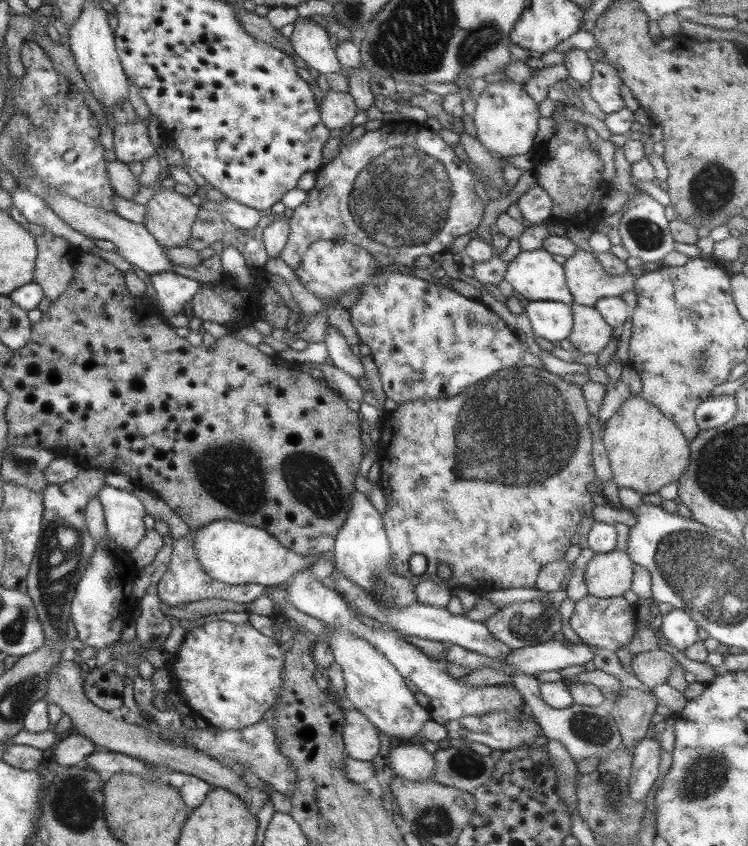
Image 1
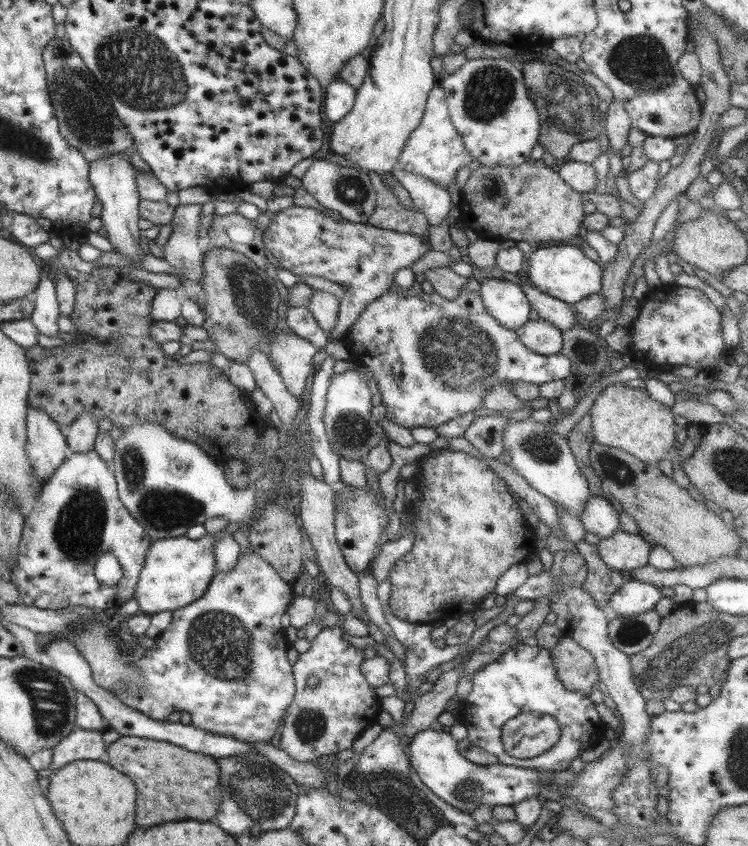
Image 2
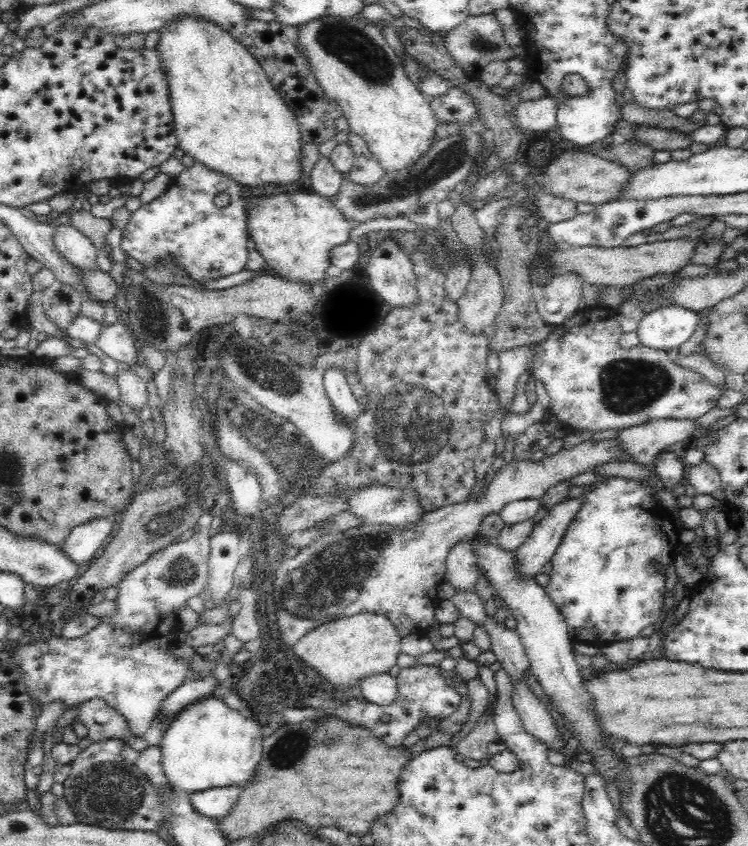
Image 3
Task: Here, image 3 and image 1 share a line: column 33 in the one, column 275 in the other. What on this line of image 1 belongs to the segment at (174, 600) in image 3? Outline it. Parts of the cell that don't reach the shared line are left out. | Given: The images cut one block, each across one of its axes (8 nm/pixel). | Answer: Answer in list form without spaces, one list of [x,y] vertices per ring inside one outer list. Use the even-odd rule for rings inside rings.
[[[217,620],[186,631],[177,654],[169,658],[169,671],[173,689],[185,697],[185,703],[199,714],[208,725],[221,730],[241,730],[261,720],[273,706],[282,686],[284,651],[279,649],[276,637],[267,637],[249,623],[231,624]]]

